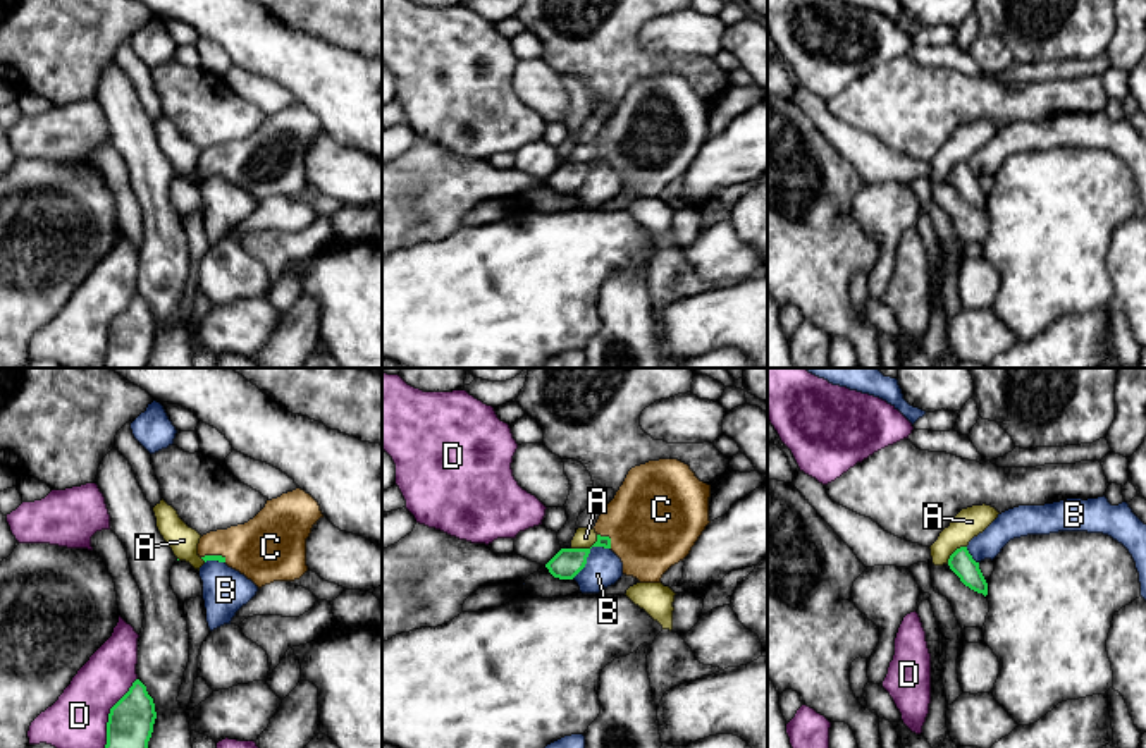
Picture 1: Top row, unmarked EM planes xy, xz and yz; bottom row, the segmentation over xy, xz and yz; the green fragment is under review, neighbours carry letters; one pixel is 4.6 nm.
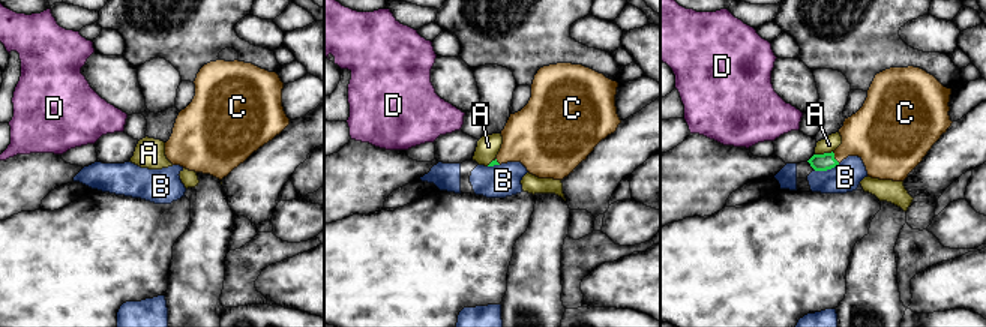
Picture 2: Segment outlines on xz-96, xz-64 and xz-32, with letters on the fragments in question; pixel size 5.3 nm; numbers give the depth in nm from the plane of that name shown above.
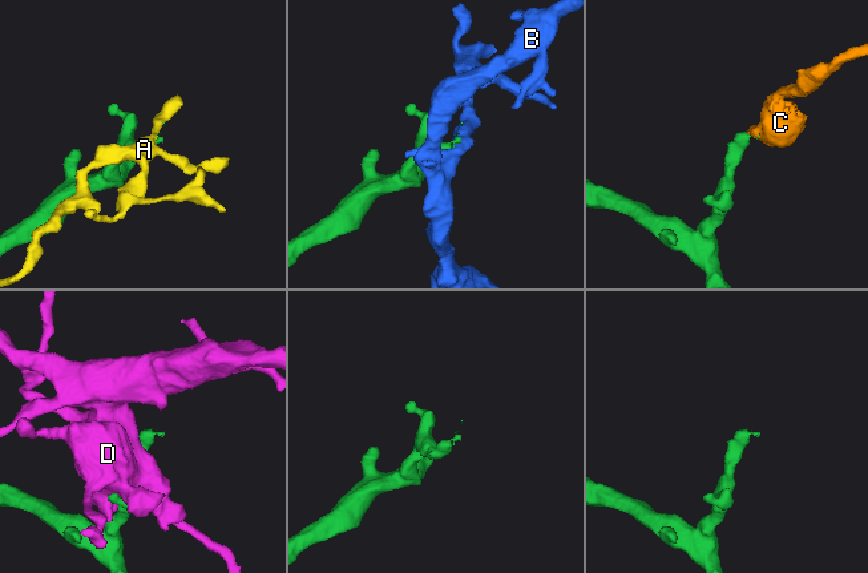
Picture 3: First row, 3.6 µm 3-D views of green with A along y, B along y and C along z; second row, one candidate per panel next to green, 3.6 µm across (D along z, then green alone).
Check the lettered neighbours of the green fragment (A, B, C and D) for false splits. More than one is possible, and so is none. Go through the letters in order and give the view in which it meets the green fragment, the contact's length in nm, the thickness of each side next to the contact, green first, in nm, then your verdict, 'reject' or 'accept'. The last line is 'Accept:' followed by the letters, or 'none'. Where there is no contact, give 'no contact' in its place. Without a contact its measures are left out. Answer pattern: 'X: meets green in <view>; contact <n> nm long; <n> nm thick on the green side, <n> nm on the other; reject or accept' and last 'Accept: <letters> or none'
A: meets green in xz; contact 140 nm long; 140 nm thick on the green side, 100 nm on the other; reject
B: meets green in xz; contact 240 nm long; 140 nm thick on the green side, 170 nm on the other; reject
C: meets green in xz; contact 100 nm long; 140 nm thick on the green side, 440 nm on the other; accept
D: meets green in xy; contact 360 nm long; 220 nm thick on the green side, 280 nm on the other; reject
Accept: C

